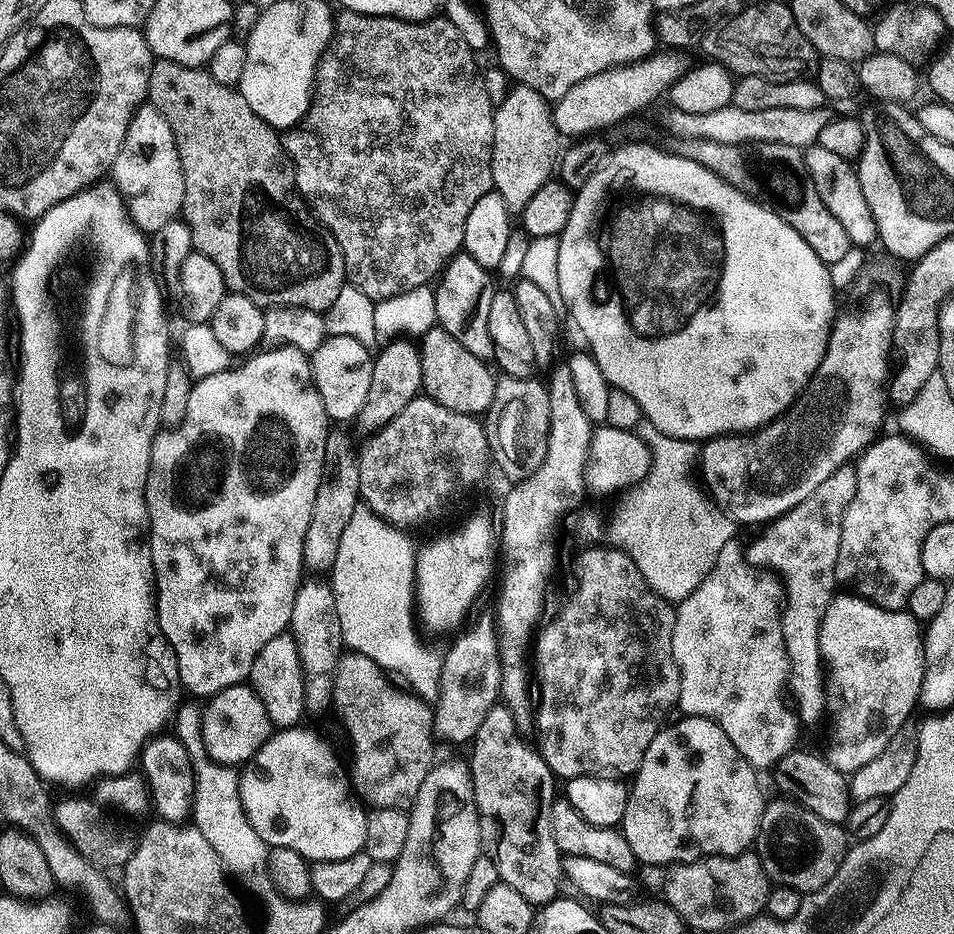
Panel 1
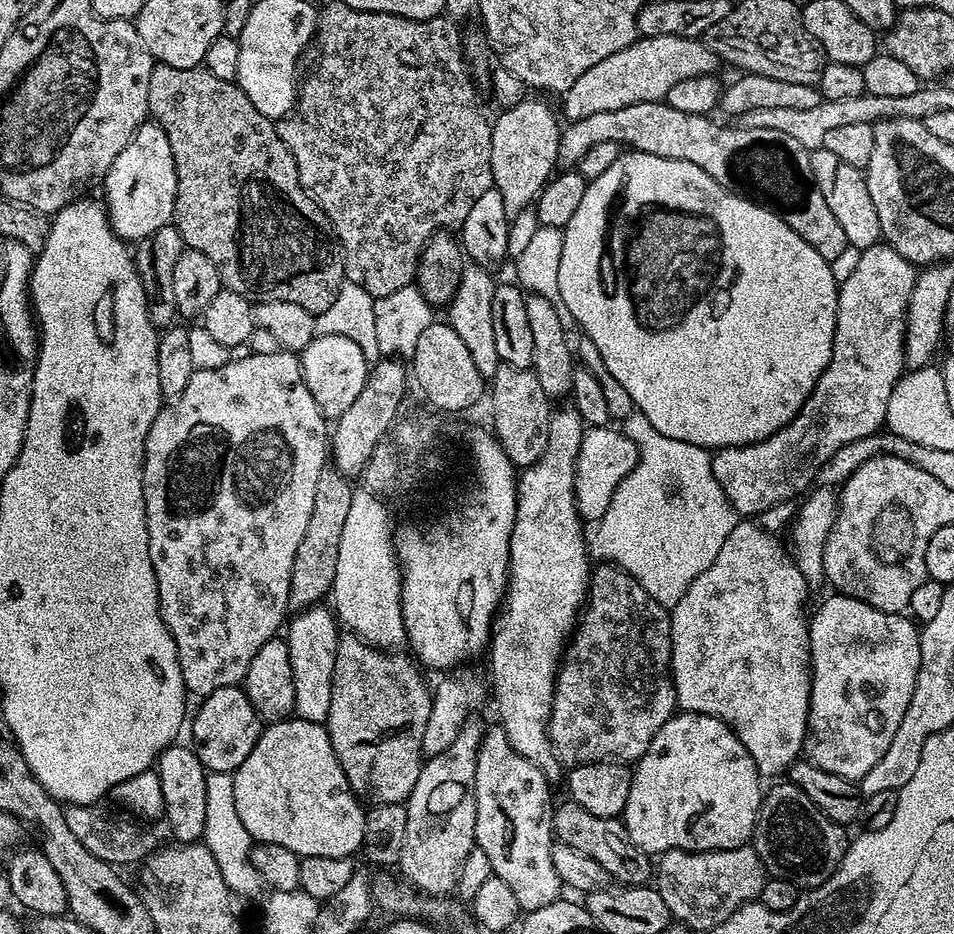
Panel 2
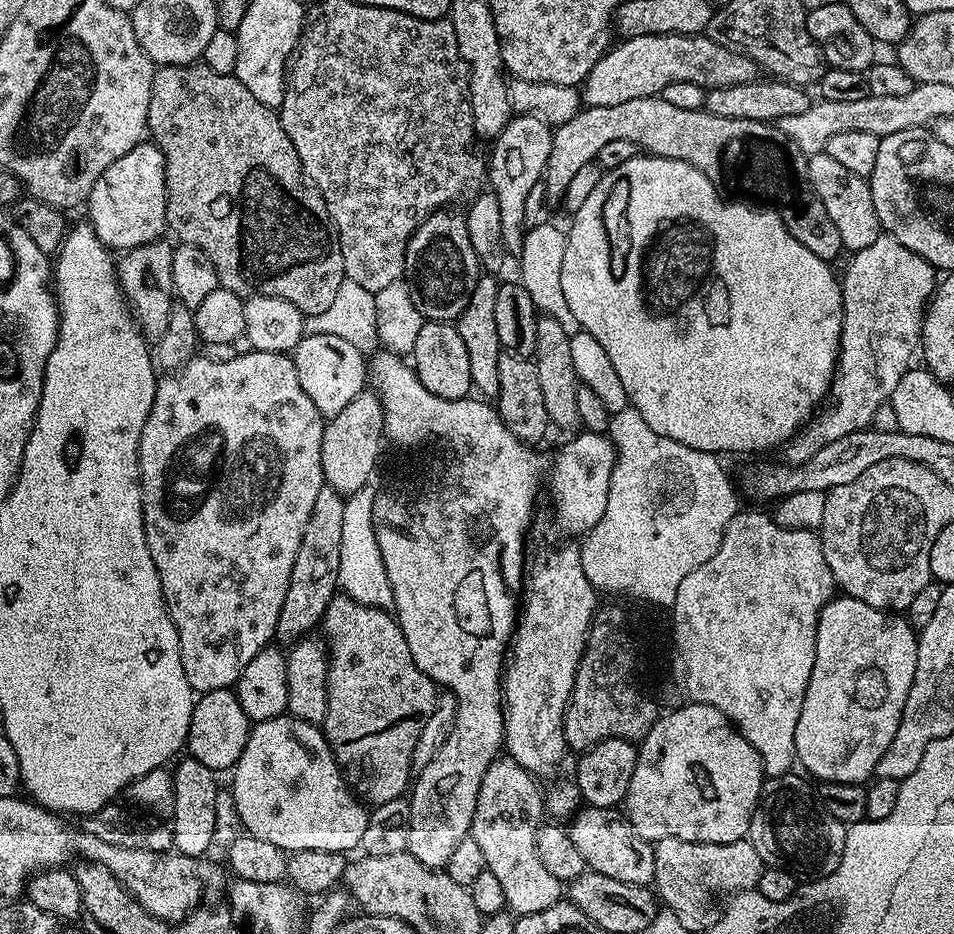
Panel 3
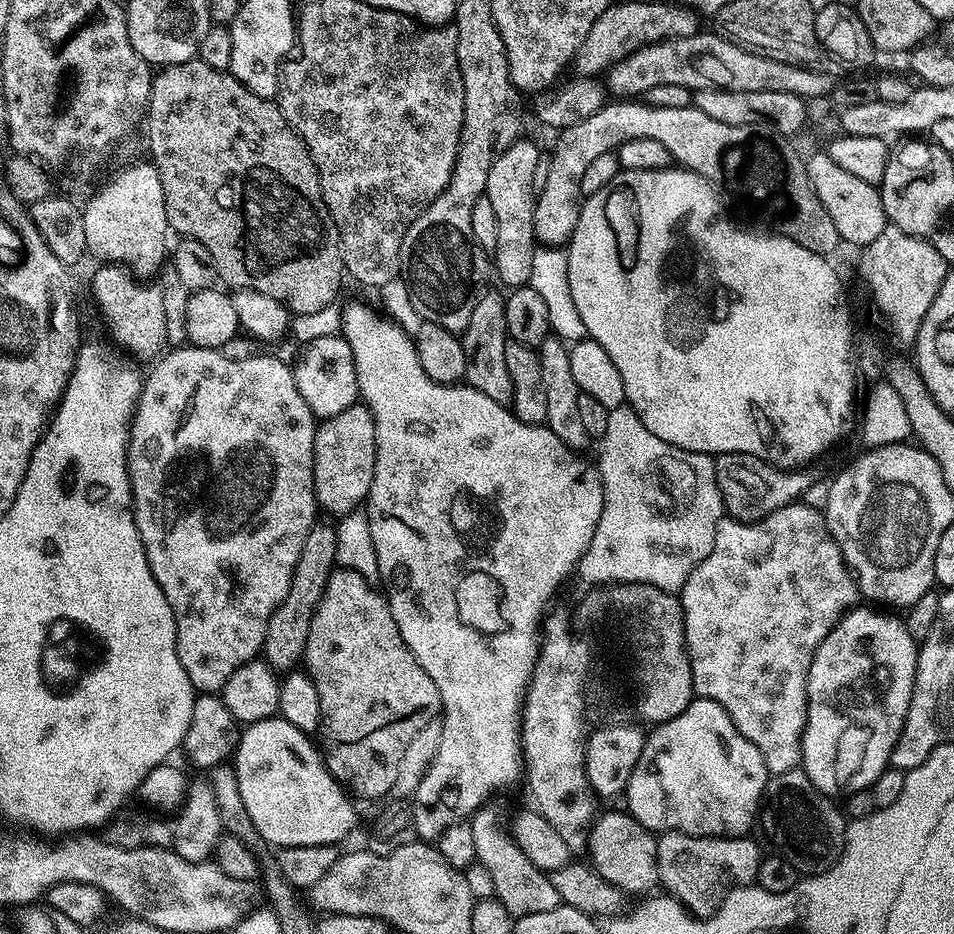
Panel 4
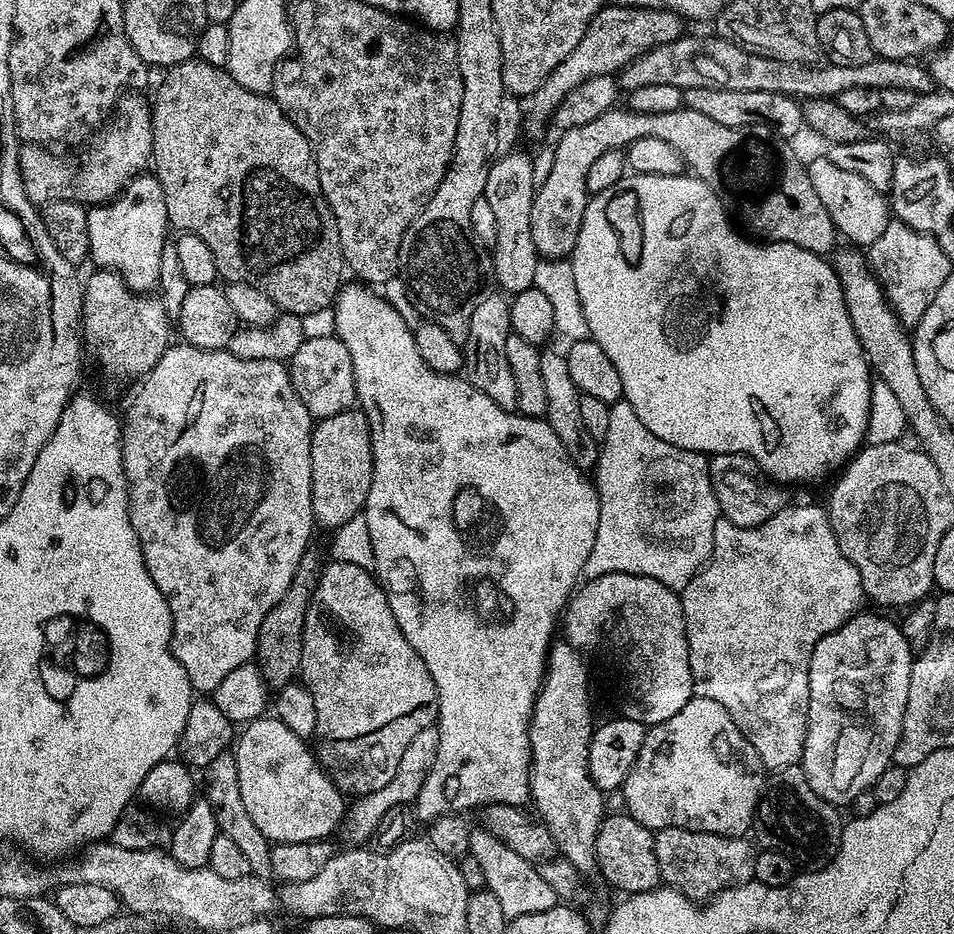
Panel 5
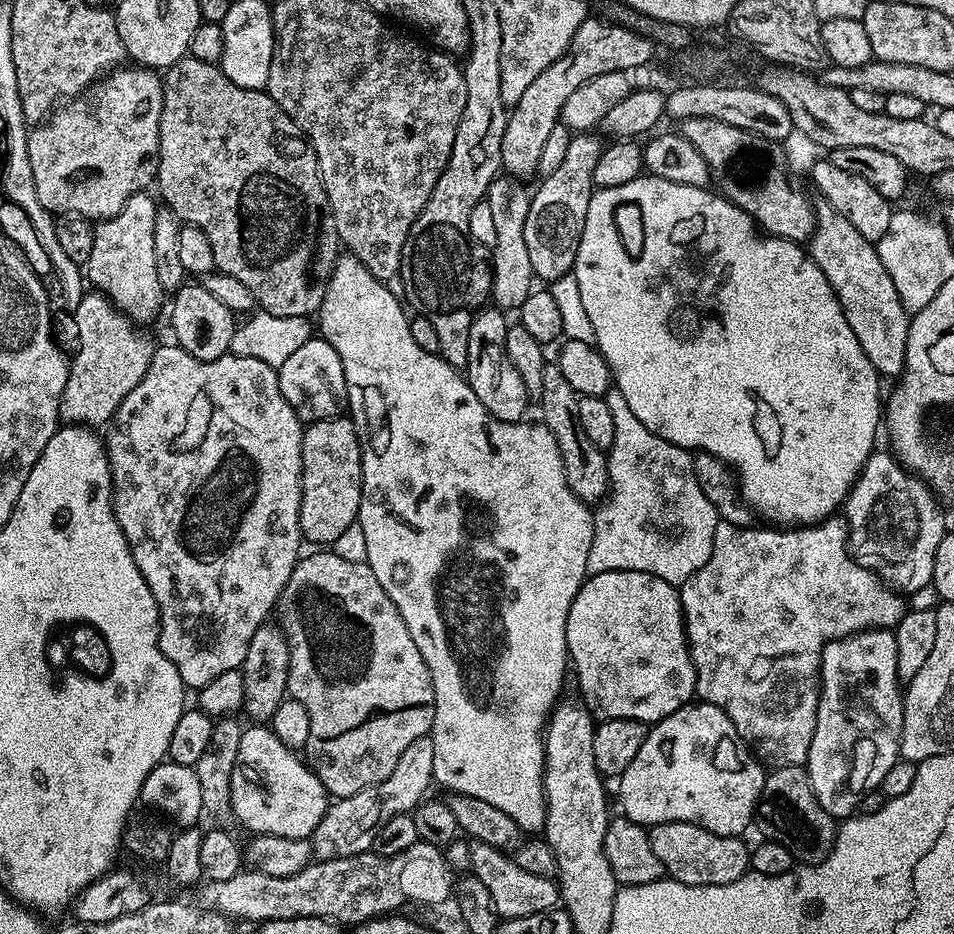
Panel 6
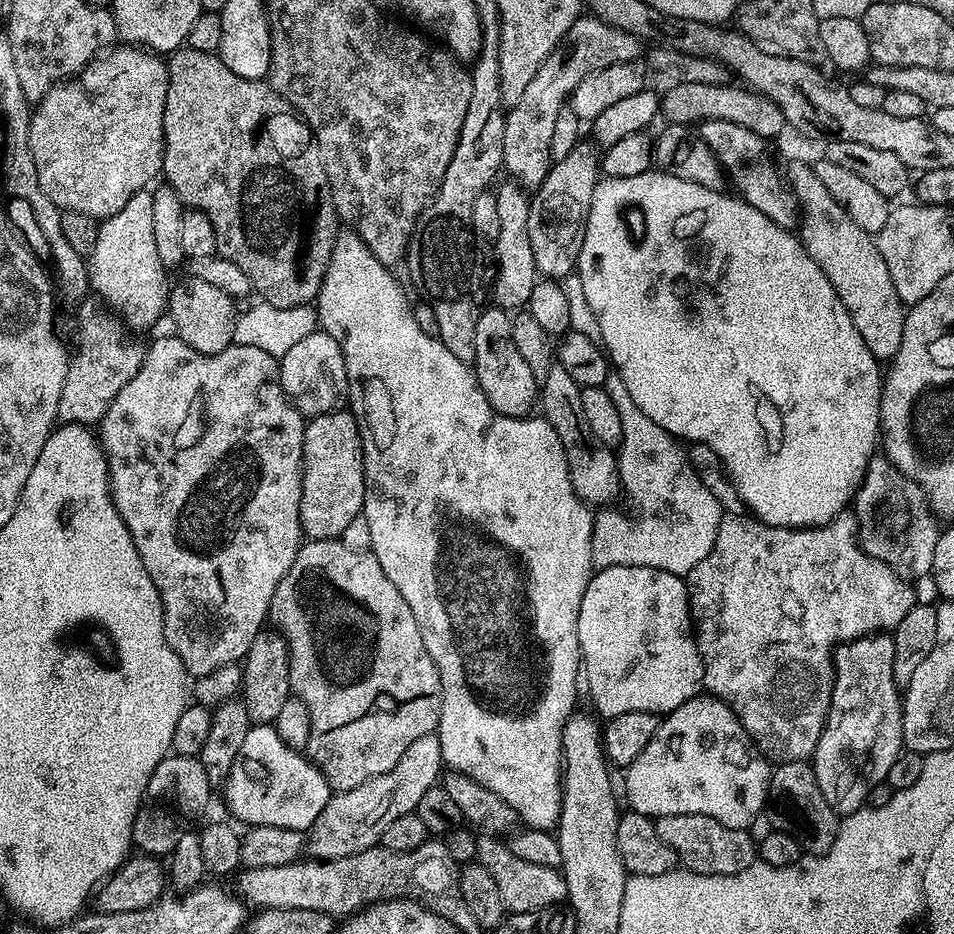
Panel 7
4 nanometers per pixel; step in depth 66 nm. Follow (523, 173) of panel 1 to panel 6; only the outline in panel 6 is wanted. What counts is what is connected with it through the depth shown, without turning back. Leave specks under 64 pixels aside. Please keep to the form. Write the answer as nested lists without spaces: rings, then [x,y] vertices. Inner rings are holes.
[[[501,174],[488,188],[487,202],[493,209],[494,228],[496,229],[495,248],[492,253],[493,297],[495,303],[504,310],[518,310],[533,291],[534,273],[530,266],[529,250],[526,249],[525,224],[532,201],[529,189],[524,189],[525,181]],[[497,300],[497,301],[496,301]]]

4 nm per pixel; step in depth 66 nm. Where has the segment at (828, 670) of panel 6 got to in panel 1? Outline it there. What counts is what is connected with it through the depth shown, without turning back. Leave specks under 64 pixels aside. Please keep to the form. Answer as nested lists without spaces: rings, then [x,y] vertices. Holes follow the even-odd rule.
[[[855,594],[832,597],[820,626],[820,658],[826,673],[824,703],[827,715],[832,715],[826,751],[830,766],[839,772],[853,774],[878,758],[890,741],[902,732],[908,715],[918,708],[924,674],[923,648],[921,621],[915,620],[907,610],[879,608]]]

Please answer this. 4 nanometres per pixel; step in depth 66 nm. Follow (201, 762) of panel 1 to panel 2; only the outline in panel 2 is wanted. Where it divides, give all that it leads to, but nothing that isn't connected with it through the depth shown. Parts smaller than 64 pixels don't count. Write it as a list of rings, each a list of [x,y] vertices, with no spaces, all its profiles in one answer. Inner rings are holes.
[[[208,772],[206,778],[206,826],[202,842],[214,854],[214,862],[218,862],[218,870],[222,870],[222,878],[228,888],[256,888],[258,870],[254,870],[250,859],[254,847],[252,835],[242,826],[242,818],[238,818],[238,806],[234,806],[234,782],[231,772]]]

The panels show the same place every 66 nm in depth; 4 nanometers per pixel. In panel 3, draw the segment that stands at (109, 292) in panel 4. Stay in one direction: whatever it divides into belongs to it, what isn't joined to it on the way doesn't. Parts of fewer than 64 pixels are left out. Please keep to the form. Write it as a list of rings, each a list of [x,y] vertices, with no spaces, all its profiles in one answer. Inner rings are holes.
[[[161,238],[137,248],[129,248],[121,255],[124,257],[116,260],[116,277],[120,280],[120,289],[124,291],[124,298],[136,323],[140,325],[140,331],[152,342],[159,340],[166,326],[170,326],[170,310],[174,303],[173,245],[166,241],[167,239]]]

